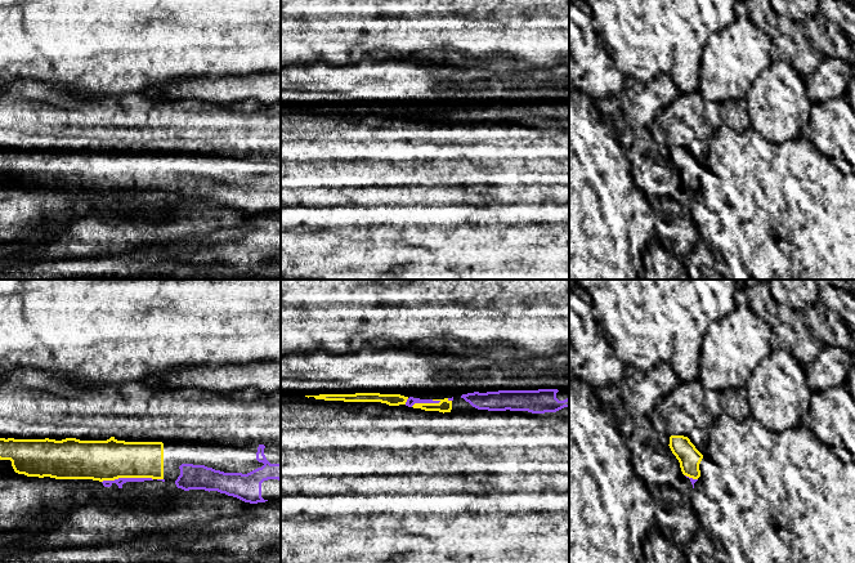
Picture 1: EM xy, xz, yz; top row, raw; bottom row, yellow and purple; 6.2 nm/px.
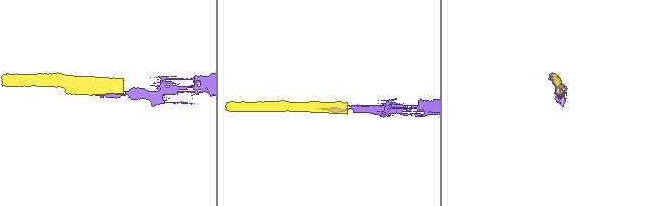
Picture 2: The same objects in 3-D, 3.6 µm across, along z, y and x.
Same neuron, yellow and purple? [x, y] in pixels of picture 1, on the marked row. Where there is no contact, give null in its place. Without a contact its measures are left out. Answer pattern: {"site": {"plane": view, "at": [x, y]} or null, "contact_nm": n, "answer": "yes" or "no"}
{"site": {"plane": "xy", "at": [126, 477]}, "contact_nm": 320, "answer": "yes"}

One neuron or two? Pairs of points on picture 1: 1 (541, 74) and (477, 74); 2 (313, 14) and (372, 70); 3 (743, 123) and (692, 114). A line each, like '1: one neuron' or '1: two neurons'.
1: one neuron
2: two neurons
3: one neuron

